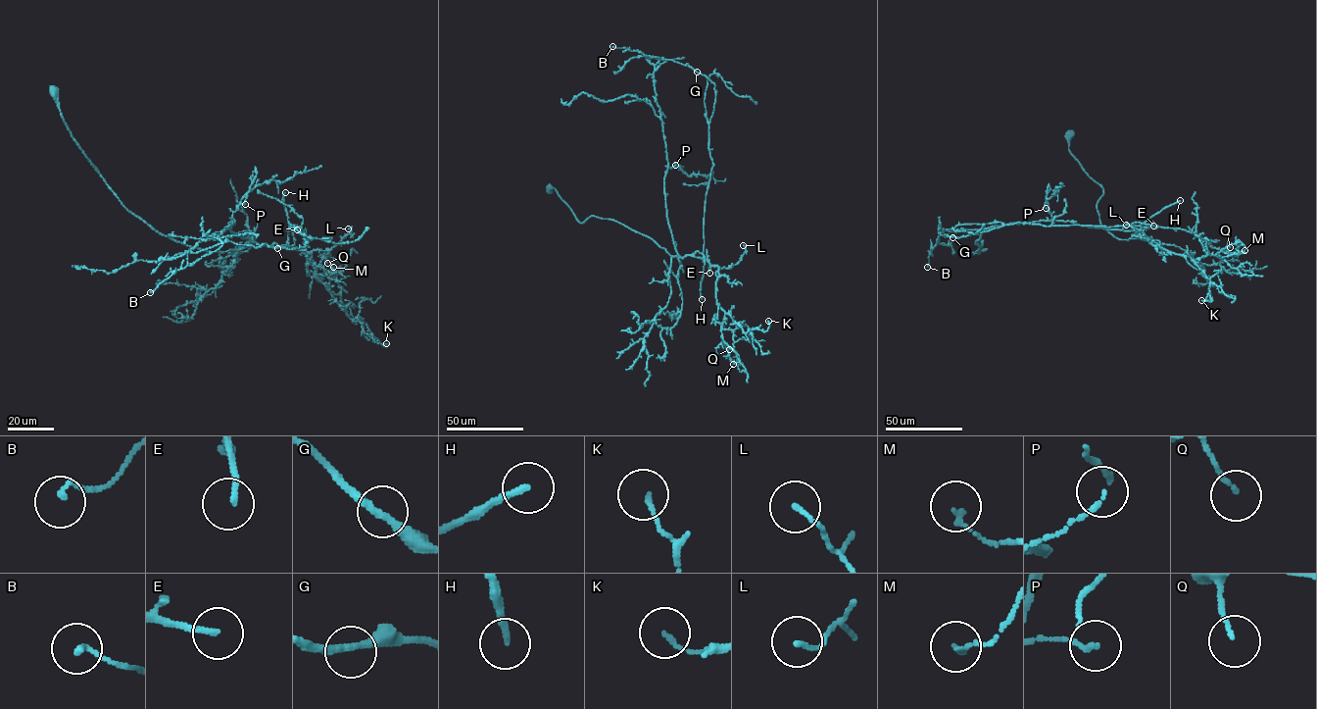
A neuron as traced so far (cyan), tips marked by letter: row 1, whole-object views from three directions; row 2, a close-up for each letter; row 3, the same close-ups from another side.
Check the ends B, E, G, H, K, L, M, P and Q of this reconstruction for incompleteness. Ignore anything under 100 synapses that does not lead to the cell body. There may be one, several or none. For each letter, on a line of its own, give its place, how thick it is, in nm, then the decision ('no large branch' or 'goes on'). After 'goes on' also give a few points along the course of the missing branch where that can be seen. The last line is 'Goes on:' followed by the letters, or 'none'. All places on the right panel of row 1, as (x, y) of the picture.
B: at (927, 267); 140 nm thick; no large branch
E: at (1153, 226); 160 nm thick; no large branch
G: at (952, 237); 220 nm thick; no large branch
H: at (1180, 200); 190 nm thick; goes on
K: at (1201, 300); 130 nm thick; no large branch
L: at (1126, 225); 120 nm thick; no large branch
M: at (1244, 250); 160 nm thick; no large branch
P: at (1046, 208); 90 nm thick; no large branch
Q: at (1230, 247); 100 nm thick; no large branch
Goes on: H

